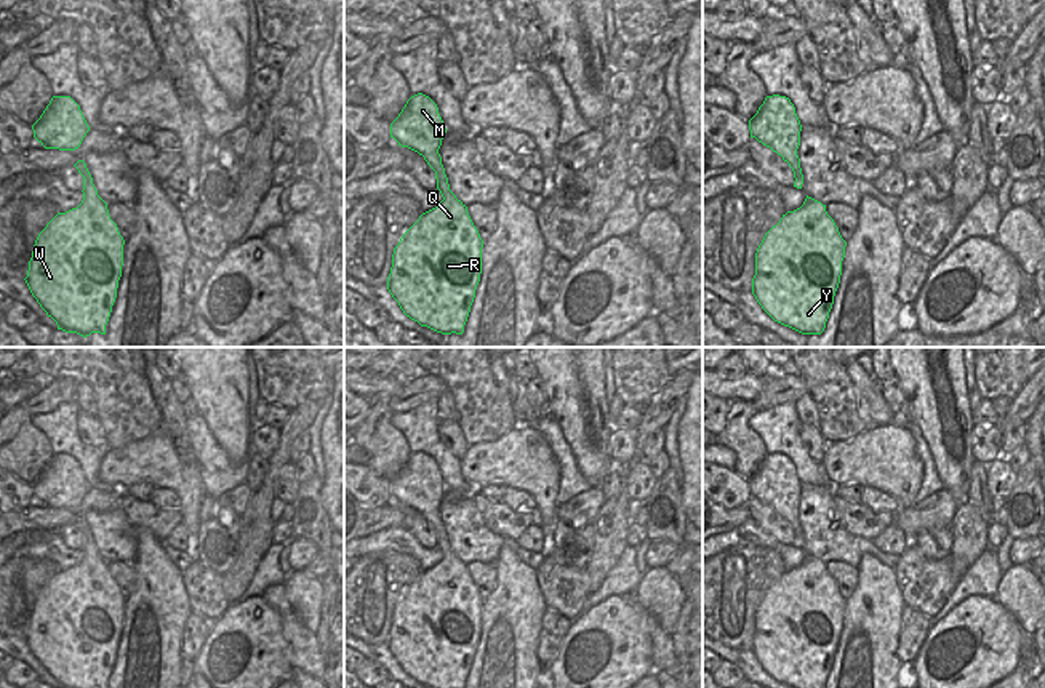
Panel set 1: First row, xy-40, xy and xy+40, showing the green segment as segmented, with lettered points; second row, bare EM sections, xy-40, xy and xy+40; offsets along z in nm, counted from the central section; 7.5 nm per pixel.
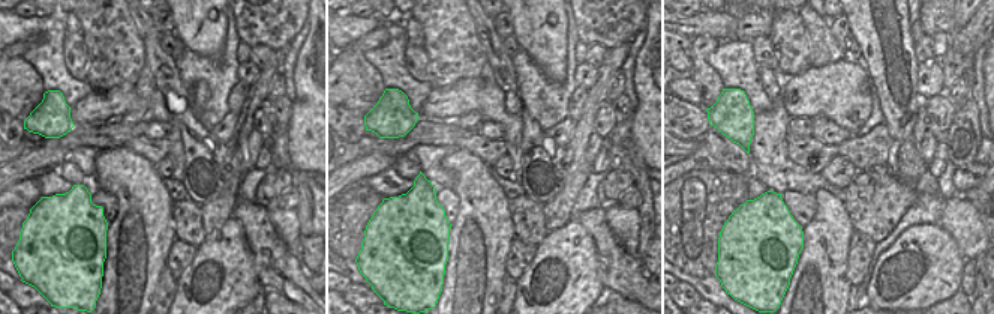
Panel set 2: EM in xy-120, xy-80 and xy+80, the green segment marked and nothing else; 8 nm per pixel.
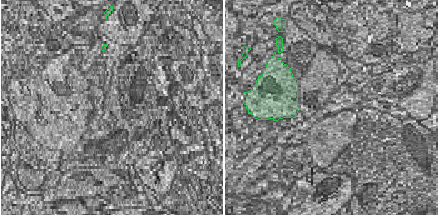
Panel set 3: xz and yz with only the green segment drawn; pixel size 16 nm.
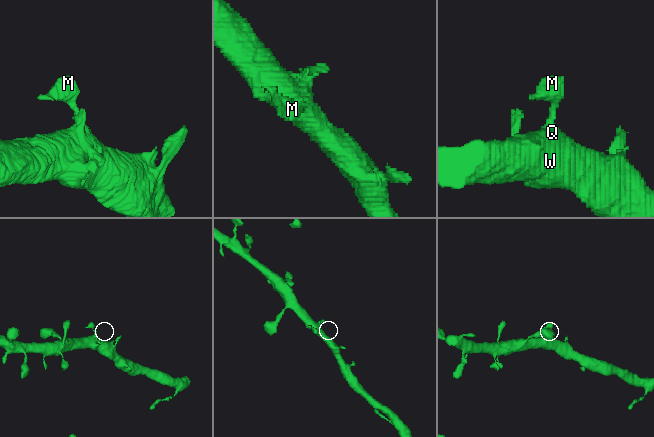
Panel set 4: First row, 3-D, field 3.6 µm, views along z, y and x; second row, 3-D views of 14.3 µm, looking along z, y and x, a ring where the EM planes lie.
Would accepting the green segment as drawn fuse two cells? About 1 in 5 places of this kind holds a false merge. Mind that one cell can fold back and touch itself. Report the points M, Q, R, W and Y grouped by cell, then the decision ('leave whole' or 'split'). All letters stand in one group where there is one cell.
M Q R W Y | leave whole

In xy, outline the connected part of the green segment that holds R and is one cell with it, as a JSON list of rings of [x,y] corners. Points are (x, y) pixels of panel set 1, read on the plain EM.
[[[426,453],[411,454],[390,482],[390,496],[424,515],[435,530],[443,558],[403,592],[394,606],[387,648],[406,675],[430,688],[464,688],[482,632],[483,598],[467,565],[450,549],[438,507],[446,491],[437,462]]]

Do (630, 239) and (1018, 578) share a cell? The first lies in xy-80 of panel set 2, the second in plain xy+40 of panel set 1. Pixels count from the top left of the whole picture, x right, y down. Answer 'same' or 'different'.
same

